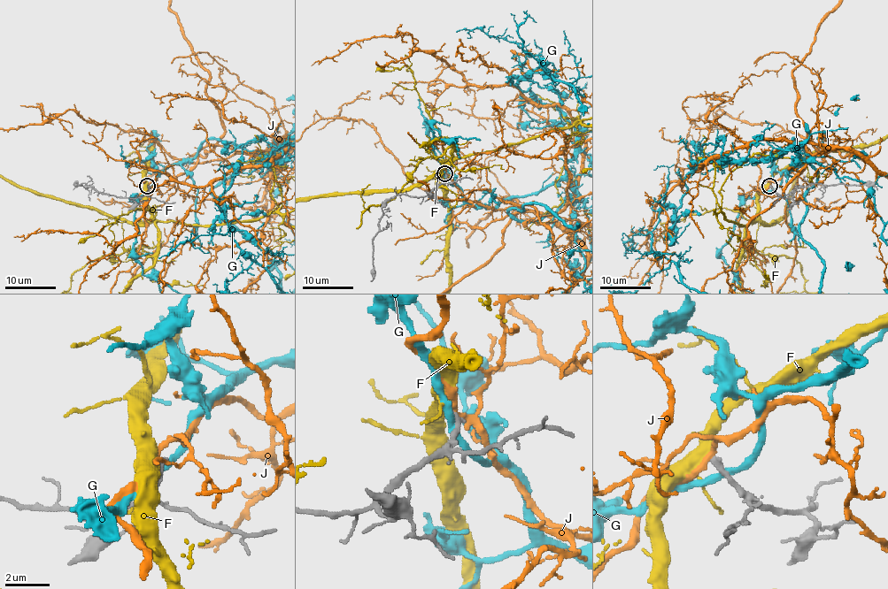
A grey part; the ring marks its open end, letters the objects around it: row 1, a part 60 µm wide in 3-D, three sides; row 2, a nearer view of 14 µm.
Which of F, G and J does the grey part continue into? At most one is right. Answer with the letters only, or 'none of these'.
F

